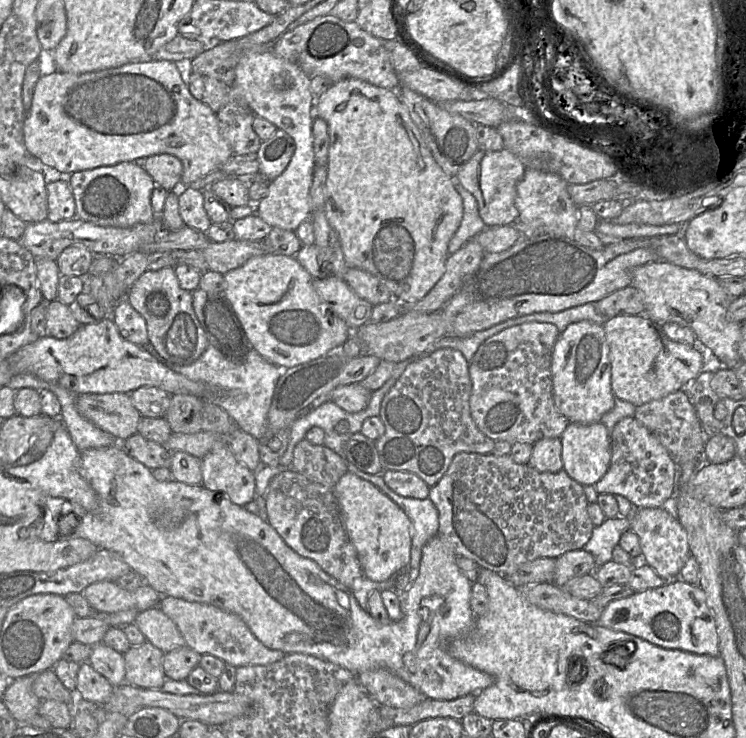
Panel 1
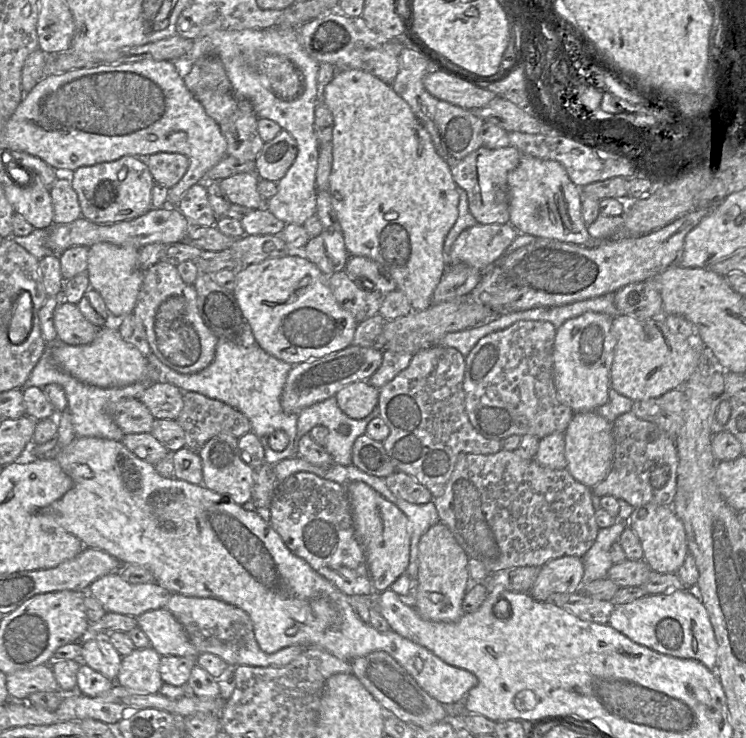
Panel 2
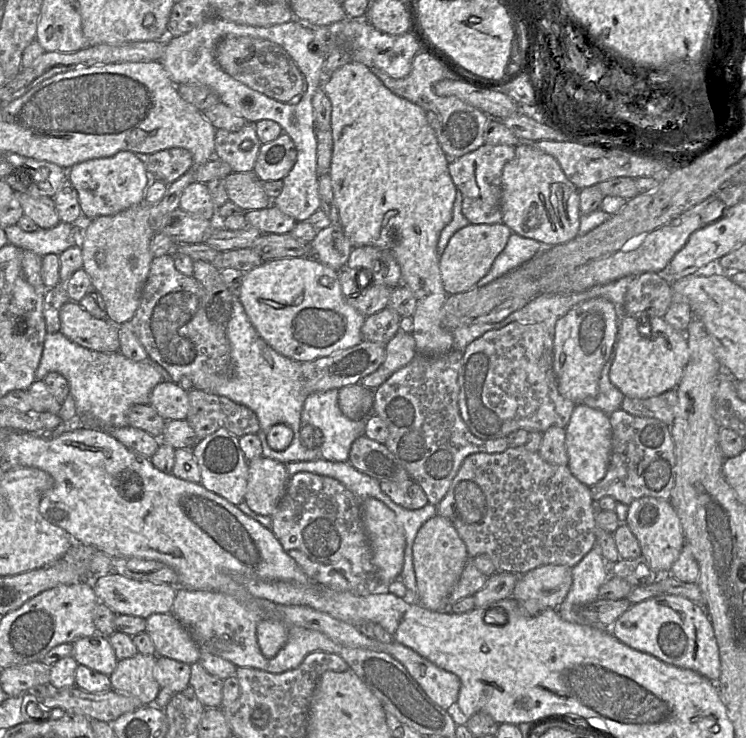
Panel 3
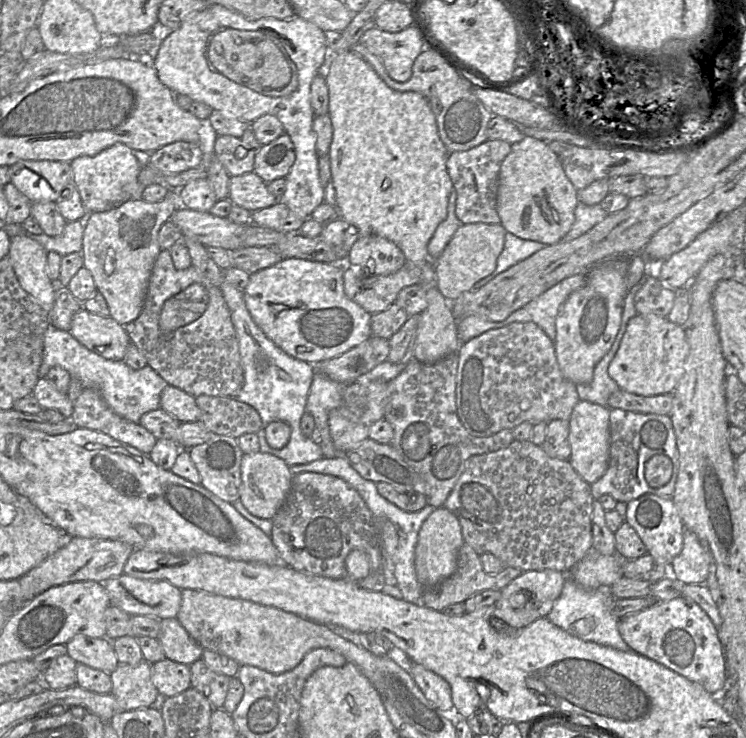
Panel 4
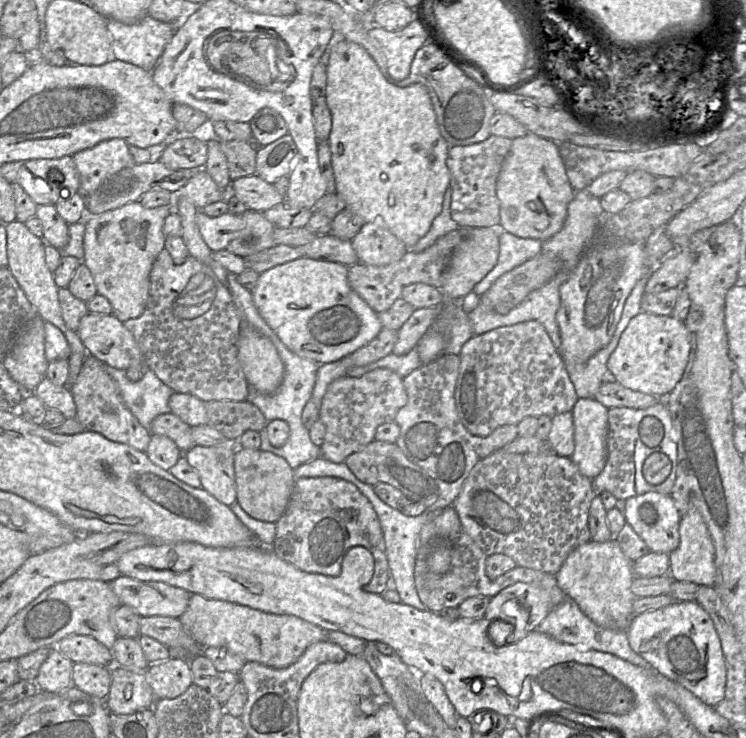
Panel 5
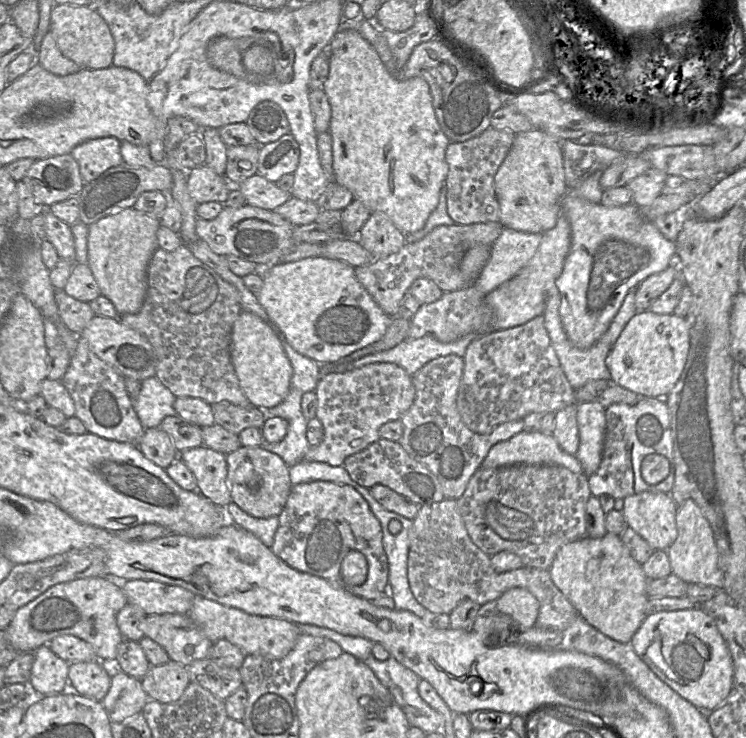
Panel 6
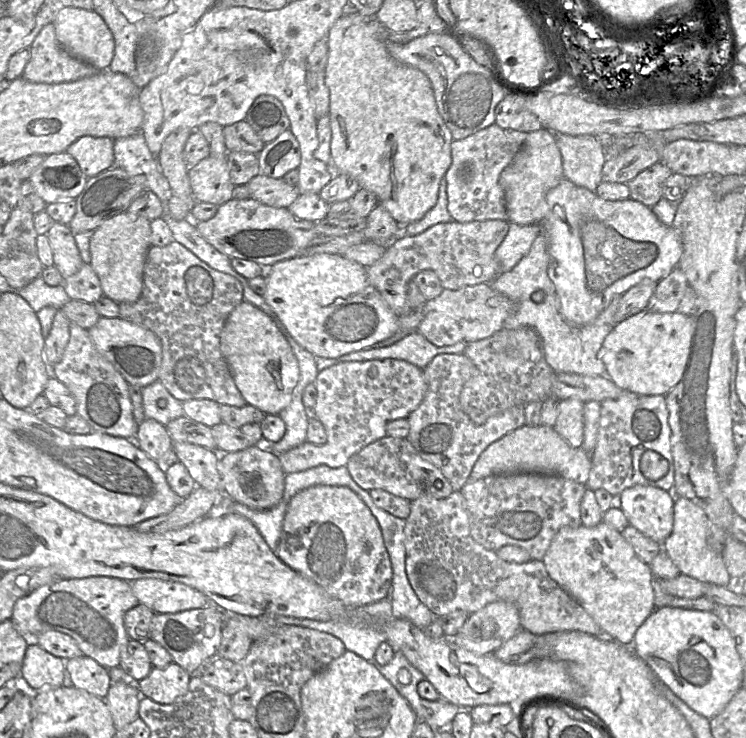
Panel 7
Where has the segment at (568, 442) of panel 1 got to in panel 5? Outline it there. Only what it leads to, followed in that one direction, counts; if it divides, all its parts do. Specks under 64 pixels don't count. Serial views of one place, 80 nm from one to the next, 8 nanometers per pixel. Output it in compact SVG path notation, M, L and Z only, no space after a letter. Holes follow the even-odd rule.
M579 398L572 409L575 449L571 460L590 480L602 472L606 463L608 410L589 398Z

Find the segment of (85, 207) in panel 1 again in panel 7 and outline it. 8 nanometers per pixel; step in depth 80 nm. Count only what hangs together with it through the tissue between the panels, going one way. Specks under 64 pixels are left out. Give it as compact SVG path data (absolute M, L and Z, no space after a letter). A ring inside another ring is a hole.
M80 137L66 149L66 152L77 161L87 178L115 165L114 140L110 137Z

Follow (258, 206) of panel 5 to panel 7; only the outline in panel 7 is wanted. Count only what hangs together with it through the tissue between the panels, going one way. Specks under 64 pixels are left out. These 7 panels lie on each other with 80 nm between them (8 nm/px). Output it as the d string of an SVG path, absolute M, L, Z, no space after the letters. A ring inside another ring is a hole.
M261 174L253 177L248 187L251 198L274 208L288 208L300 195L298 187L287 184L283 178L275 179Z

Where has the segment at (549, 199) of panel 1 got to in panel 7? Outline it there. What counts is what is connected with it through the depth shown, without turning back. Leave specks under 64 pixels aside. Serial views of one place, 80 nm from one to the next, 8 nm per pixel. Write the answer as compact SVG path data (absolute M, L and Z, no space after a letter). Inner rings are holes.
M547 128L528 132L522 146L499 177L499 185L504 192L507 221L519 225L541 225L547 213L546 193L563 178L562 157L555 134Z

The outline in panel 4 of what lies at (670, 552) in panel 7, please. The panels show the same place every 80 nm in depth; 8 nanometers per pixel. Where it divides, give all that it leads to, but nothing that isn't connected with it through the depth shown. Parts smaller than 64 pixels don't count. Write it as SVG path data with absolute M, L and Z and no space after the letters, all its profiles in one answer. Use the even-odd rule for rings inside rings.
M684 531L683 548L669 565L669 575L684 584L705 584L711 569L711 555L698 537Z

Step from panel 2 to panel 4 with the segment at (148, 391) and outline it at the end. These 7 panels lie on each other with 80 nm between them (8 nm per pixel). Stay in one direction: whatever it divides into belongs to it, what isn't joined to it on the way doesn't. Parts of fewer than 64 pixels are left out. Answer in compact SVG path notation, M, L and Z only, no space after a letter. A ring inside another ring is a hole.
M167 385L161 393L160 409L180 423L198 422L201 414L194 396L171 385Z

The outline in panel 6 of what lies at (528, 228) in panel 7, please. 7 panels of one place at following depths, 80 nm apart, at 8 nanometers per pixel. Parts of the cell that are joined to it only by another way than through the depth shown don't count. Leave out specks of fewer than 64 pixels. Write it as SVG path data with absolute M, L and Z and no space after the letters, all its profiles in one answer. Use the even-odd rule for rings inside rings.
M503 228L491 247L488 262L473 284L483 294L510 279L533 257L542 234Z

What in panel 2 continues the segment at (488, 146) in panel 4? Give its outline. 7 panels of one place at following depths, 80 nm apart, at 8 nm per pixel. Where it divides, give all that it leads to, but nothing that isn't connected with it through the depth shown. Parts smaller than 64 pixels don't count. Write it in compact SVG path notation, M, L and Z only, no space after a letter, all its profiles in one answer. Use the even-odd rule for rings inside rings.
M481 146L451 166L455 183L464 189L468 197L468 207L478 224L508 224L510 219L507 176L516 168L521 152L513 147L489 149Z

